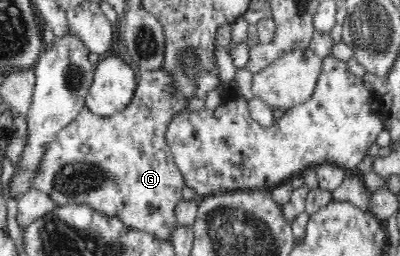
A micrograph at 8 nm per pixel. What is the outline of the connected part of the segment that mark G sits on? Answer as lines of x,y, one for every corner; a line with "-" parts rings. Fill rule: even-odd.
162,67
160,69
142,72
137,93
134,95
132,103
130,103
122,113
117,113
110,117
100,117
99,115
92,113
92,110
88,109
88,107
82,109
82,111
78,113
78,117
76,117
68,127
62,129
61,133
58,133
58,137
48,145
46,155
44,155
44,161
42,161
42,165
40,165
40,171
38,171
36,179
32,181
34,182
32,187
49,193
50,196
52,196
52,200
54,200
58,206
68,204
88,204
92,209
95,209
102,214
106,214
108,217
116,216
126,225
153,233
157,238
168,240
172,230
179,224
175,214
175,207
183,198
182,188
185,184
184,176
182,175
180,168
178,168
178,164
174,161
174,156
171,153
171,149
165,138
166,126
171,120
171,117
186,107
186,104
190,101
190,98
186,96
186,94
179,91
178,85
179,82
177,81
176,76
174,76
174,73
166,67

